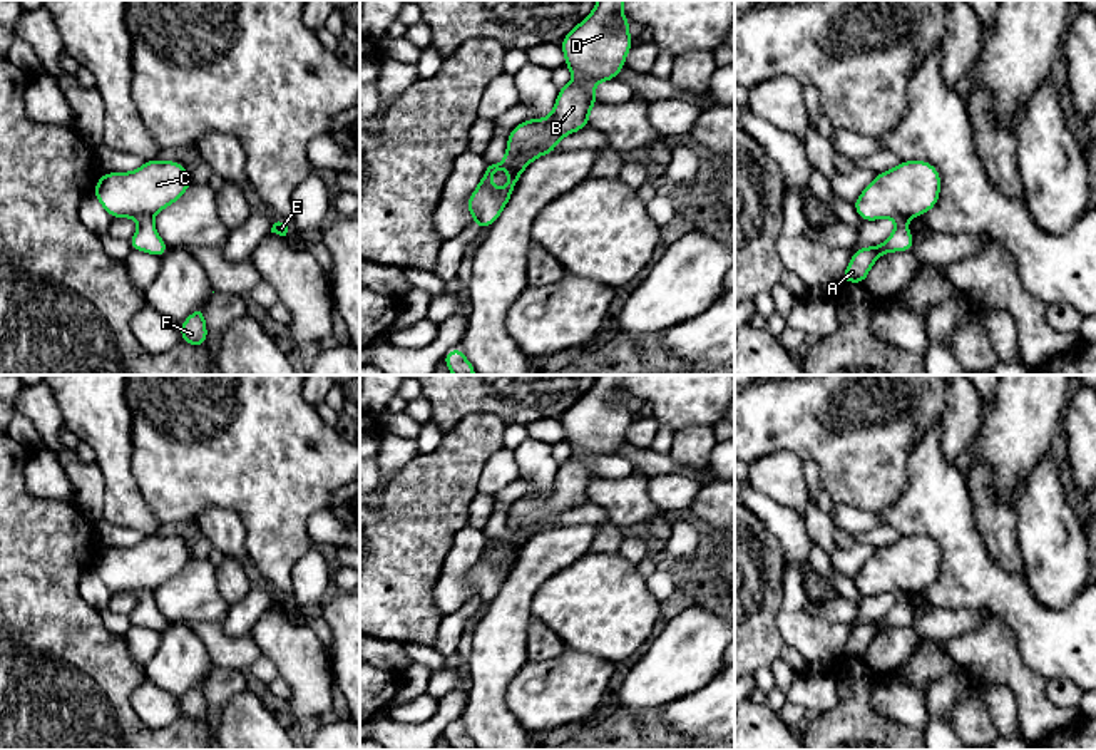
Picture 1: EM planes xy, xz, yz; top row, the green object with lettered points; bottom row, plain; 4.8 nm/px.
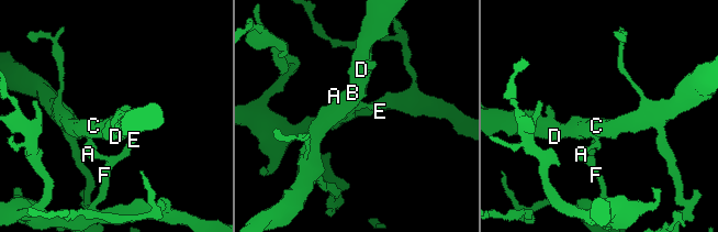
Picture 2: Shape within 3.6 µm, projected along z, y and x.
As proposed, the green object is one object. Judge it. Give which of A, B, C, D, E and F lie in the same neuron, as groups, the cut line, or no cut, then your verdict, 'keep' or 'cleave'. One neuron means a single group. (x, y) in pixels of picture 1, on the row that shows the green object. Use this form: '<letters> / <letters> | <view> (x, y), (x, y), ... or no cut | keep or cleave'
A E F / B C D | xy (151, 216), (136, 218) | cleave

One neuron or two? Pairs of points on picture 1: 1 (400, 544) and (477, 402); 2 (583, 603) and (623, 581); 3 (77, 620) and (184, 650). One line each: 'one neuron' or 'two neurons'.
1: two neurons
2: one neuron
3: two neurons

